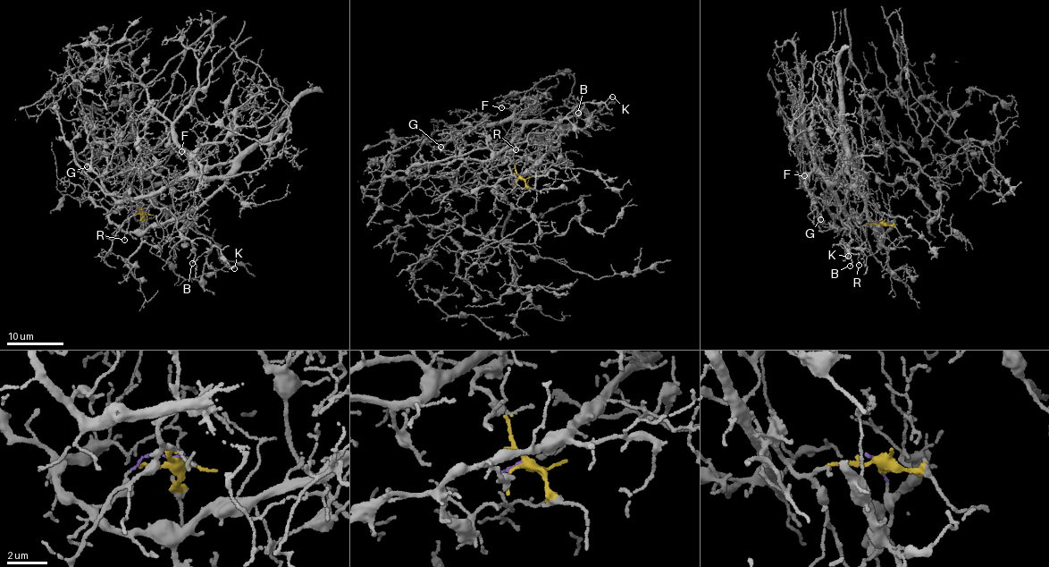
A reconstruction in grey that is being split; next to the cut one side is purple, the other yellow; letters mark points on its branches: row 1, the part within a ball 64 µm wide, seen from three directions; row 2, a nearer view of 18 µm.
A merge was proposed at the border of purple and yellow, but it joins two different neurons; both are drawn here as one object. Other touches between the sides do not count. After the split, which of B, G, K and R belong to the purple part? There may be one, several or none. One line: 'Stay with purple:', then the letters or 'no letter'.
Stay with purple: G

